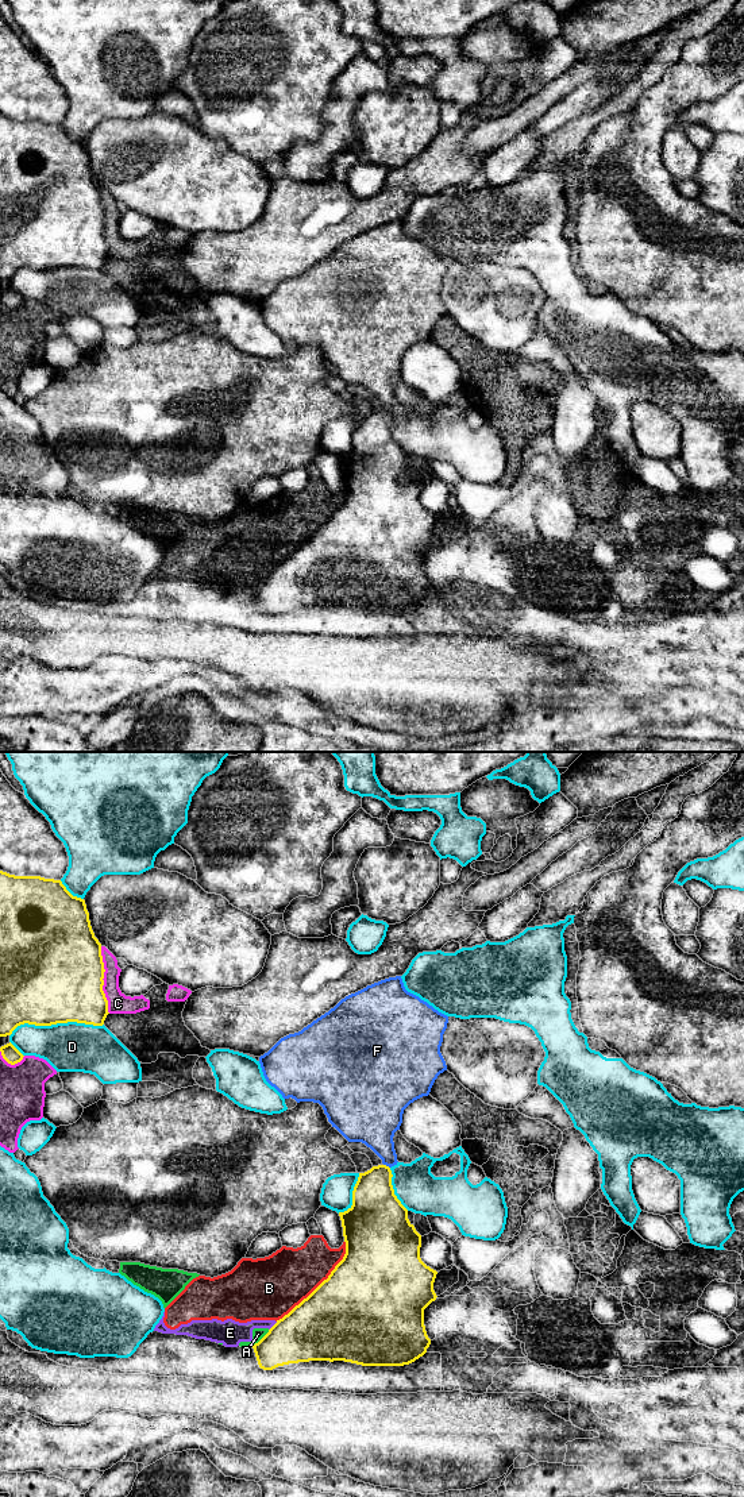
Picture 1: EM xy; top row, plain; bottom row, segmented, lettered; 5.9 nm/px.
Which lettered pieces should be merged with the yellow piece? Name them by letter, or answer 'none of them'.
none of them

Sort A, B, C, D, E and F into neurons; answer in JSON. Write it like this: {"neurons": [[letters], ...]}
{"neurons": [["A", "B", "E"], ["C"], ["D"], ["F"]]}

